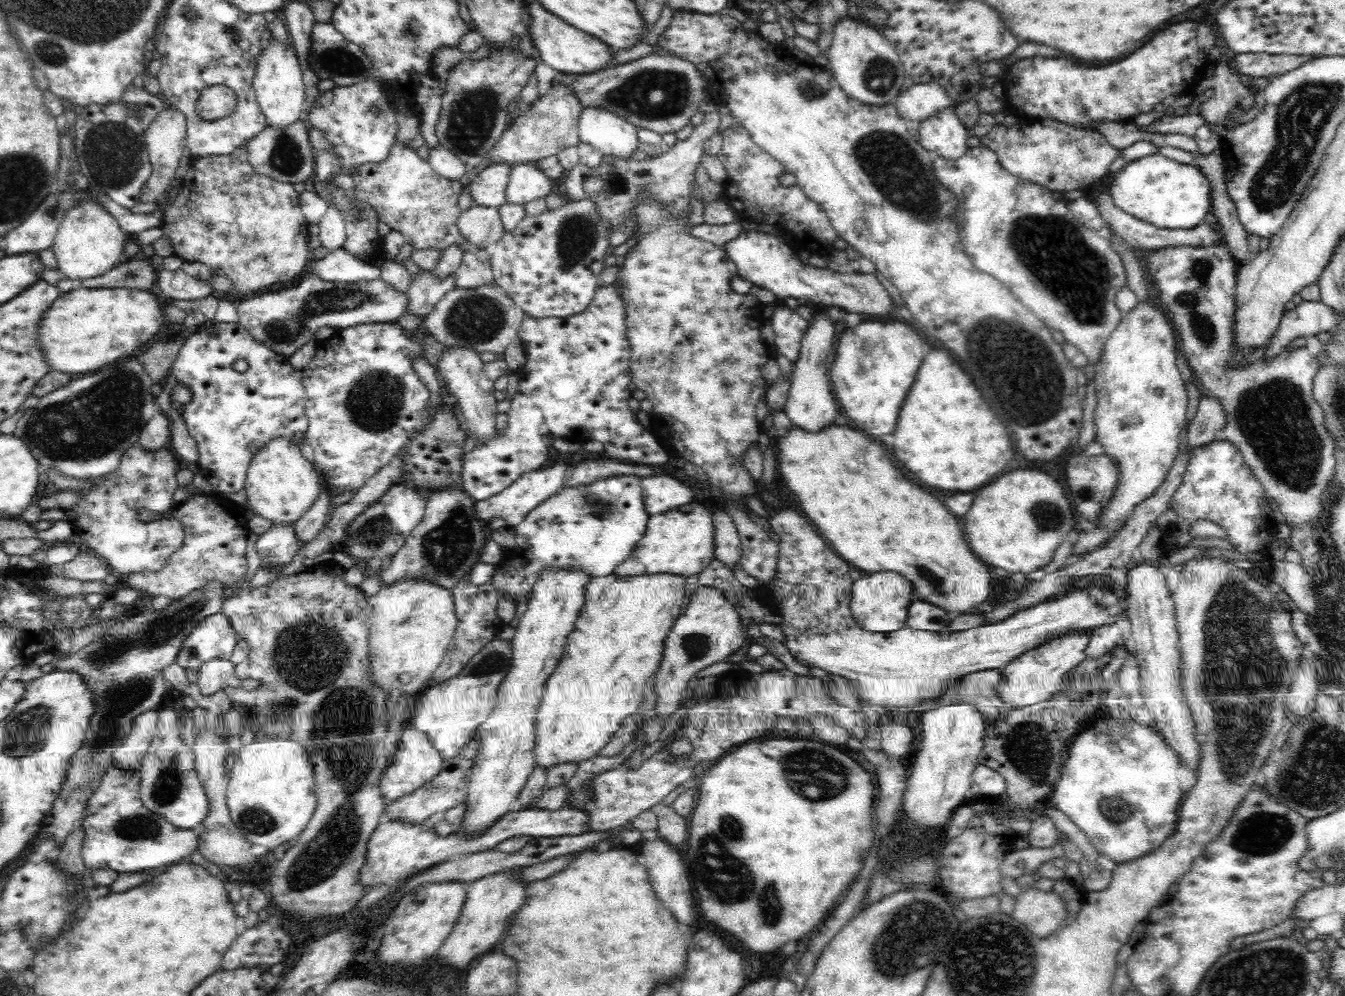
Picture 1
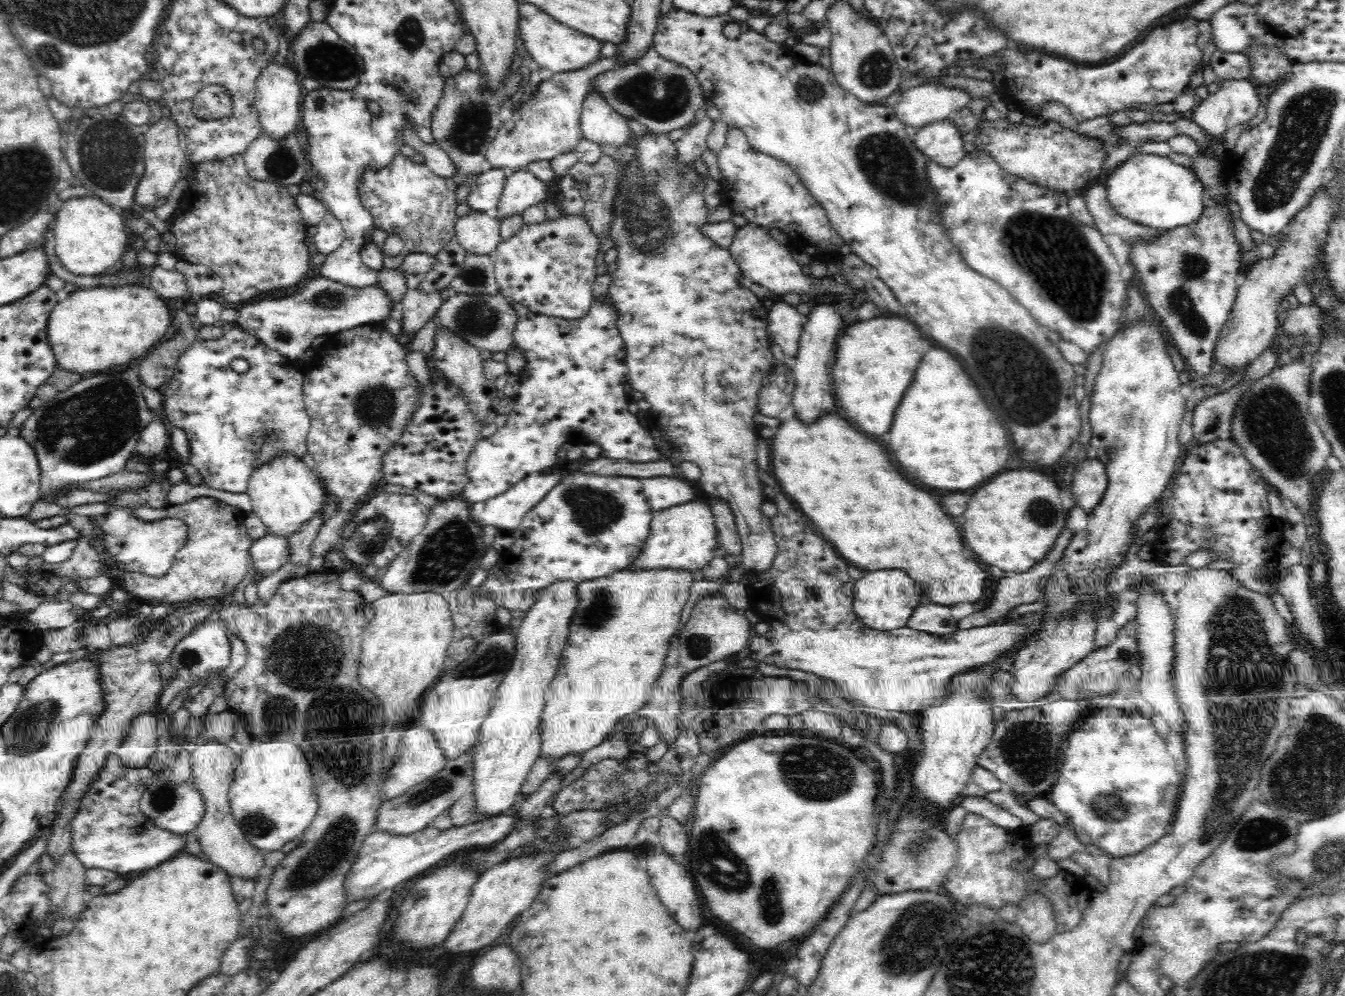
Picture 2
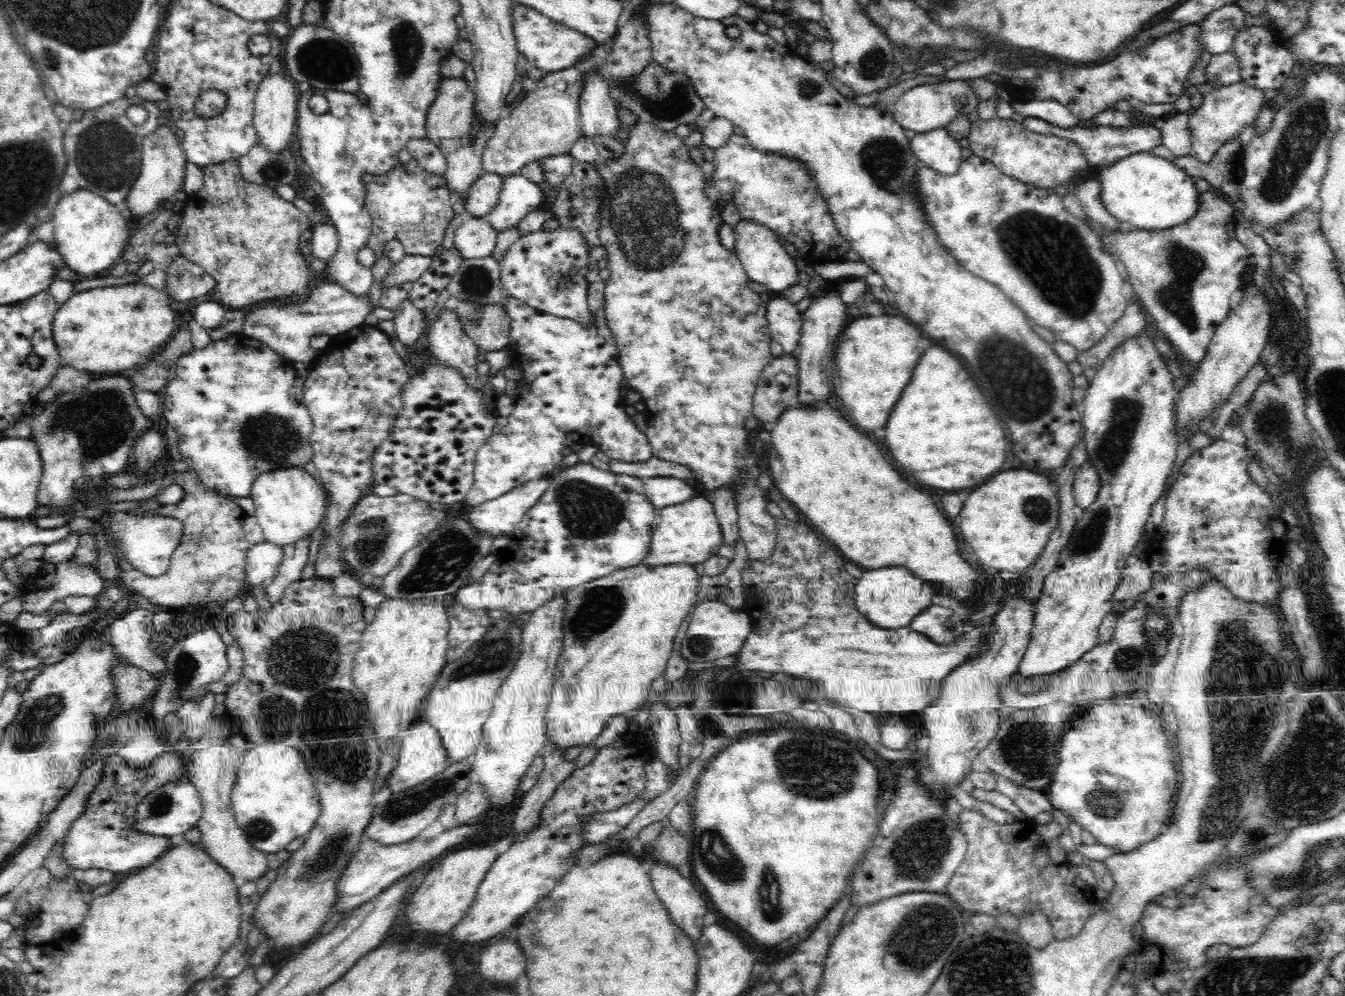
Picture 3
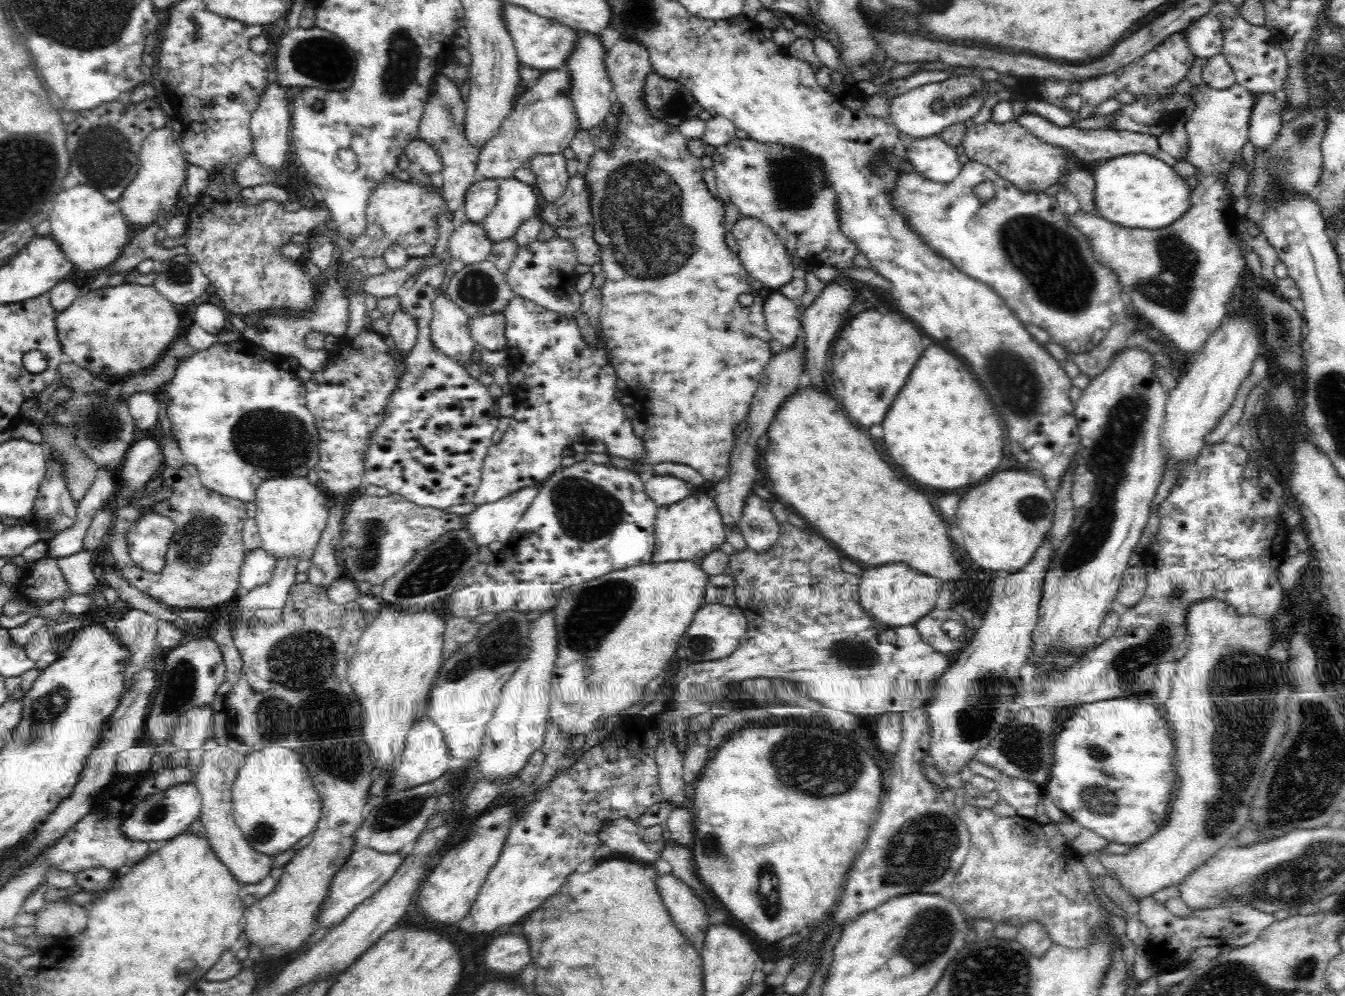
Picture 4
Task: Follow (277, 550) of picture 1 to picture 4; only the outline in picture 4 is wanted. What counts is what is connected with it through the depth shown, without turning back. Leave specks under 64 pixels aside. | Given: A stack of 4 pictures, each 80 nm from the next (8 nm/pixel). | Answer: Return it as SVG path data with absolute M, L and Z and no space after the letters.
M261 546L246 551L239 572L238 592L250 592L261 587L272 578L277 559L268 554Z

